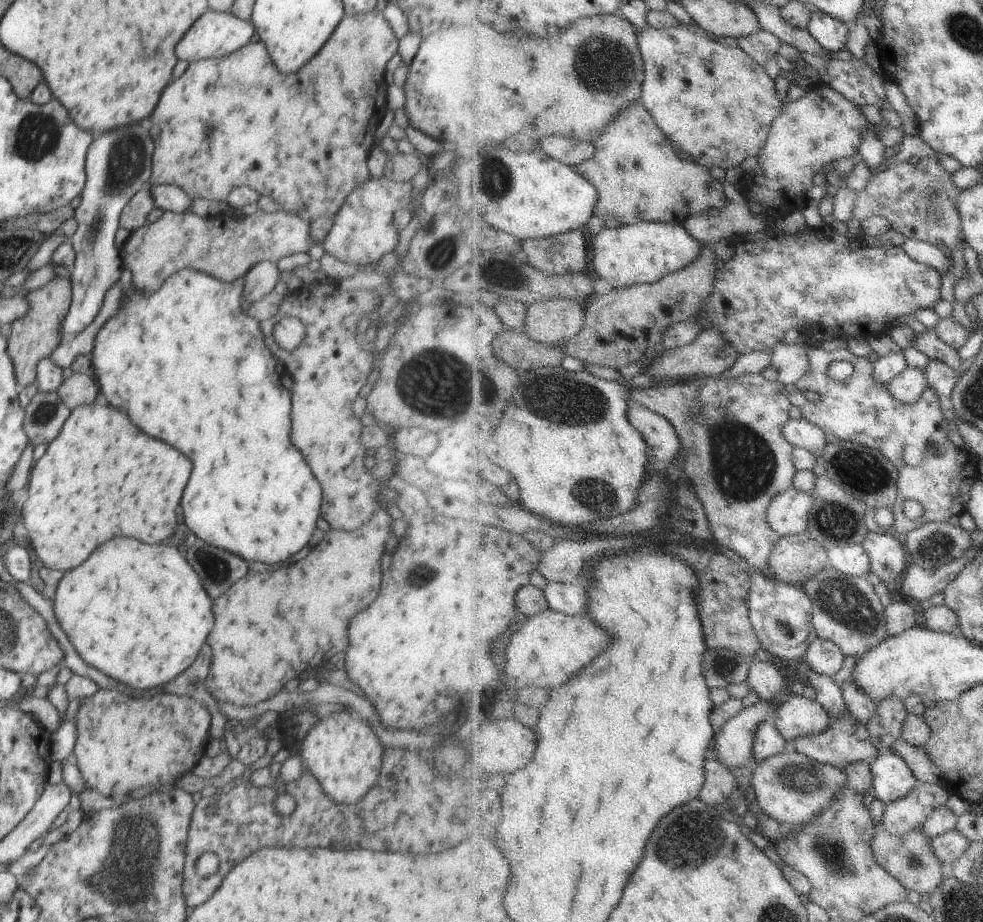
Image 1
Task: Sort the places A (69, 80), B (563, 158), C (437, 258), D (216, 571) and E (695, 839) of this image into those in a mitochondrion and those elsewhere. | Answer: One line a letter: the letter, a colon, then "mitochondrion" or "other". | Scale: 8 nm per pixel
A: other
B: other
C: mitochondrion
D: mitochondrion
E: mitochondrion

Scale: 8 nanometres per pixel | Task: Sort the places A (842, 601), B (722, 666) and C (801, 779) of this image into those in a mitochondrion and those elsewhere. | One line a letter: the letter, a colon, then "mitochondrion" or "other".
A: mitochondrion
B: mitochondrion
C: mitochondrion

